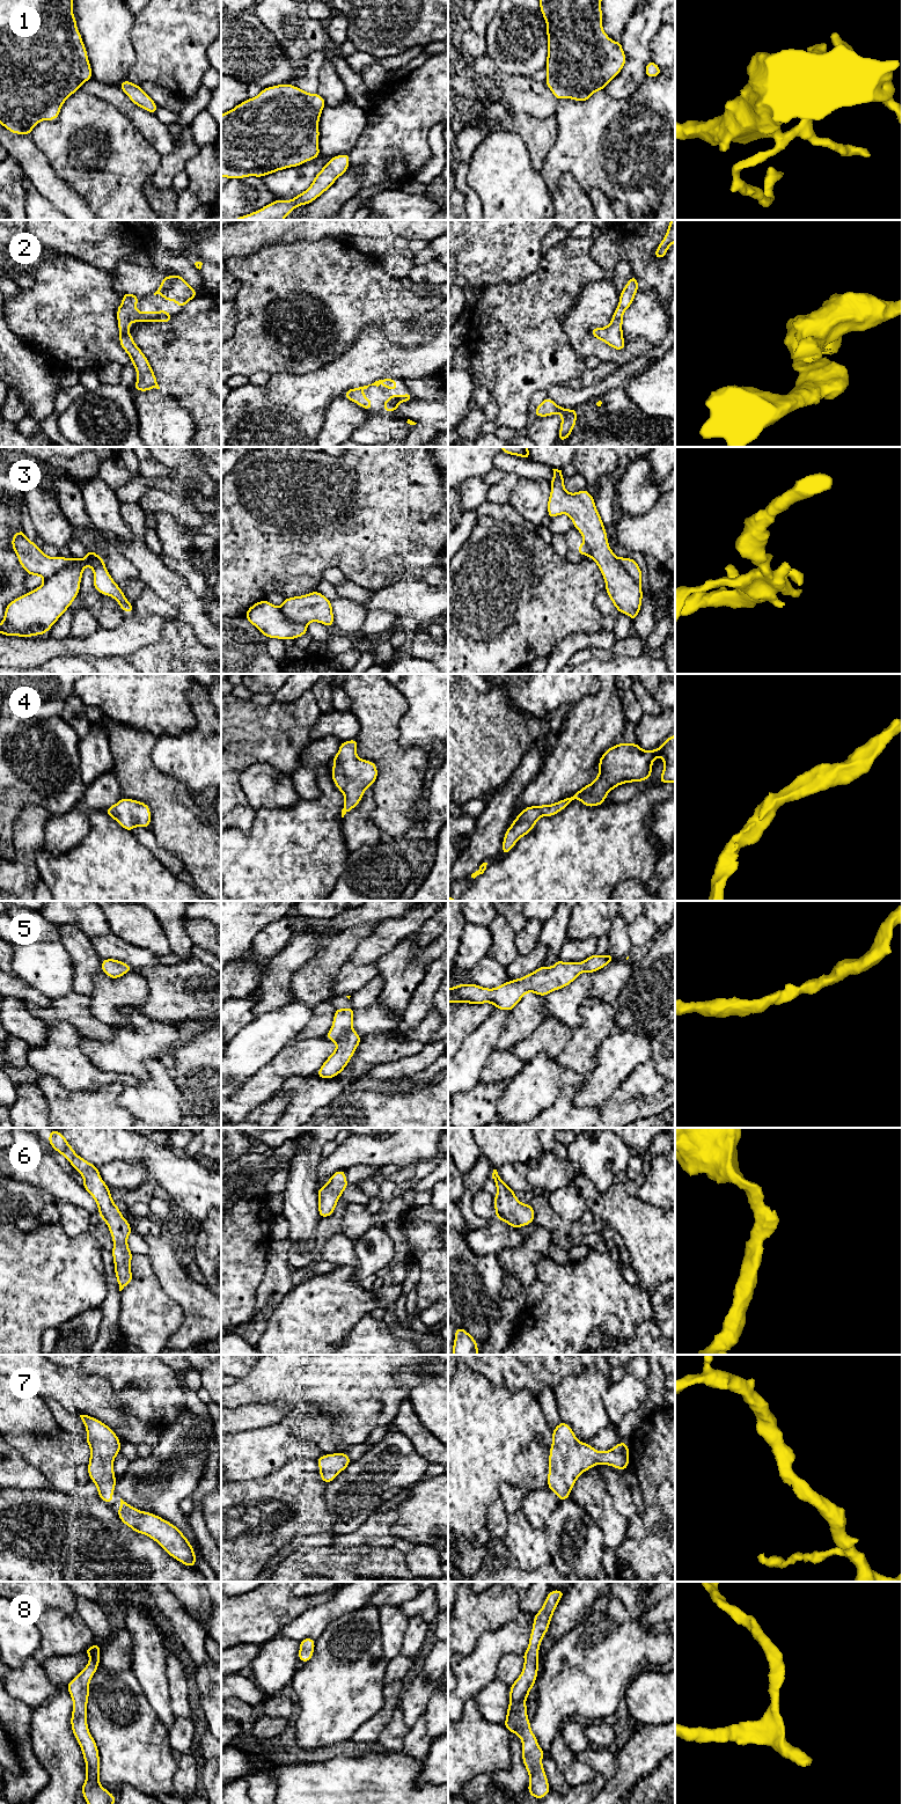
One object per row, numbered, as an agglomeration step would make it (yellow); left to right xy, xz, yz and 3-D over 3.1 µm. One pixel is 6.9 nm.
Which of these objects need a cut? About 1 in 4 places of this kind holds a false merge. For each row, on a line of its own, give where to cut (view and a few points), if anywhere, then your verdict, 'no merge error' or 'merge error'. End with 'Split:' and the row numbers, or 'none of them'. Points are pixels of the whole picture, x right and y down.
1: cut none; no merge error
2: cut none; no merge error
3: cut xz (279, 607), (290, 622), (305, 625); merge error
4: cut none; no merge error
5: cut none; no merge error
6: cut none; no merge error
7: cut none; no merge error
8: cut none; no merge error
Split: 3

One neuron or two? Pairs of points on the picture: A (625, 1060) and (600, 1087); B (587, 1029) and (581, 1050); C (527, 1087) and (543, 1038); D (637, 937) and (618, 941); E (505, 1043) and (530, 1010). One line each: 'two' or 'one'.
A: one
B: one
C: two
D: two
E: one

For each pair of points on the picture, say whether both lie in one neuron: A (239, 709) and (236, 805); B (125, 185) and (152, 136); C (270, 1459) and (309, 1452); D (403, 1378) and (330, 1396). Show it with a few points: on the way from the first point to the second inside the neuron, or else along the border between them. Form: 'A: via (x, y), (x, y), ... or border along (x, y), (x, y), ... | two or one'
A: via (234, 733), (233, 780) | one
B: border along (131, 122), (142, 137), (162, 155) | two
C: via (279, 1450), (300, 1450) | one
D: border along (416, 1366), (394, 1372), (408, 1398) | two

